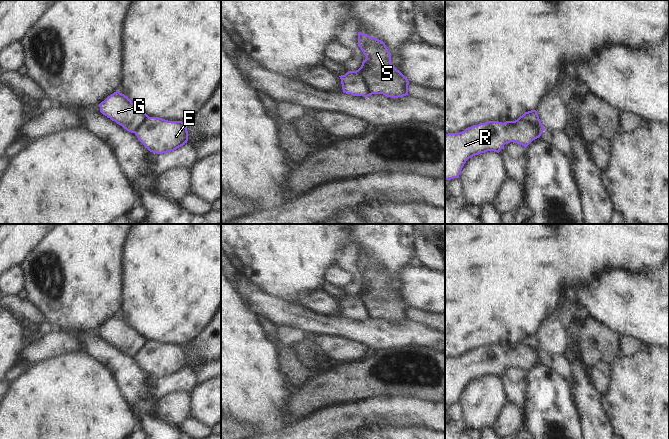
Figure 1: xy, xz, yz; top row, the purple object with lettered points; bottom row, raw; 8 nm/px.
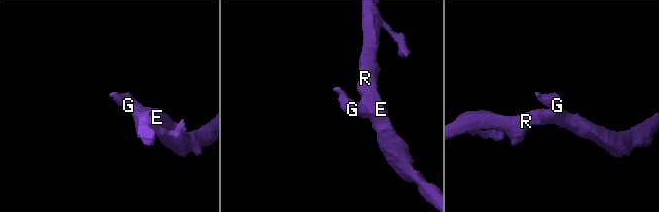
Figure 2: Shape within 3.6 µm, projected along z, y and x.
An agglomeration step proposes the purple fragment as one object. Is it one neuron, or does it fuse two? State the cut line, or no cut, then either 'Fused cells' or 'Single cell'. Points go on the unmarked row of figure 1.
Split along yz (517, 343), (529, 347), (538, 361). Fused cells.

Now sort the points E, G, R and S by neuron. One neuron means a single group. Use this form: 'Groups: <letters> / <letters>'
Groups: E R S / G.

